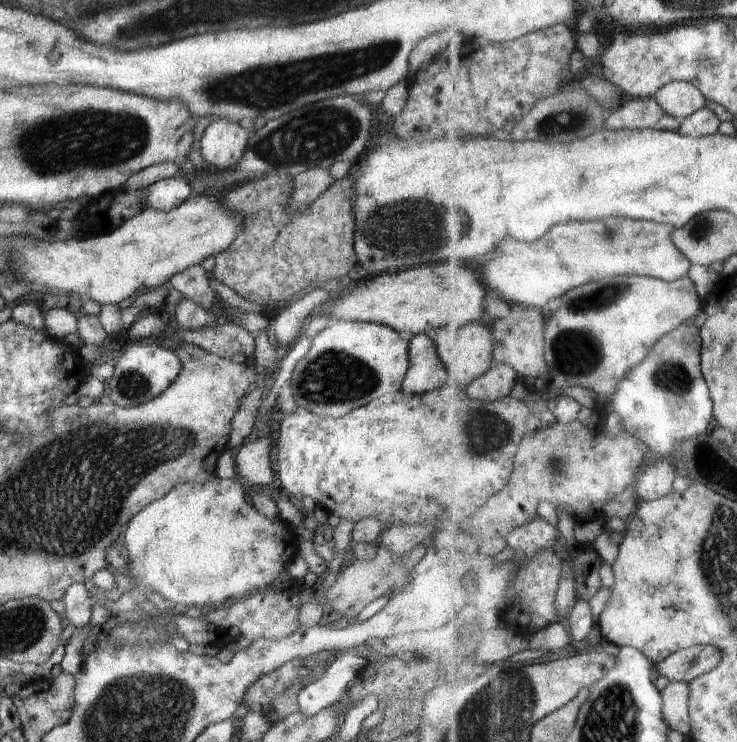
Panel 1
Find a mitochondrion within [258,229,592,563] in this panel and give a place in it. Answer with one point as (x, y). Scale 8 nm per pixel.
(333, 378)

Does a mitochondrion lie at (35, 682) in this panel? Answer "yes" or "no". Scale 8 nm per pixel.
no

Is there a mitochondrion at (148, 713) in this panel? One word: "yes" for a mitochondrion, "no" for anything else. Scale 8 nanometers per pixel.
yes

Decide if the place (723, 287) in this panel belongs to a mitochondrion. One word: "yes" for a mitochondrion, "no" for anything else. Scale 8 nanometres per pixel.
no

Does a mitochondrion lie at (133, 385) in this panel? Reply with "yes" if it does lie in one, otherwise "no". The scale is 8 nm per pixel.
yes

